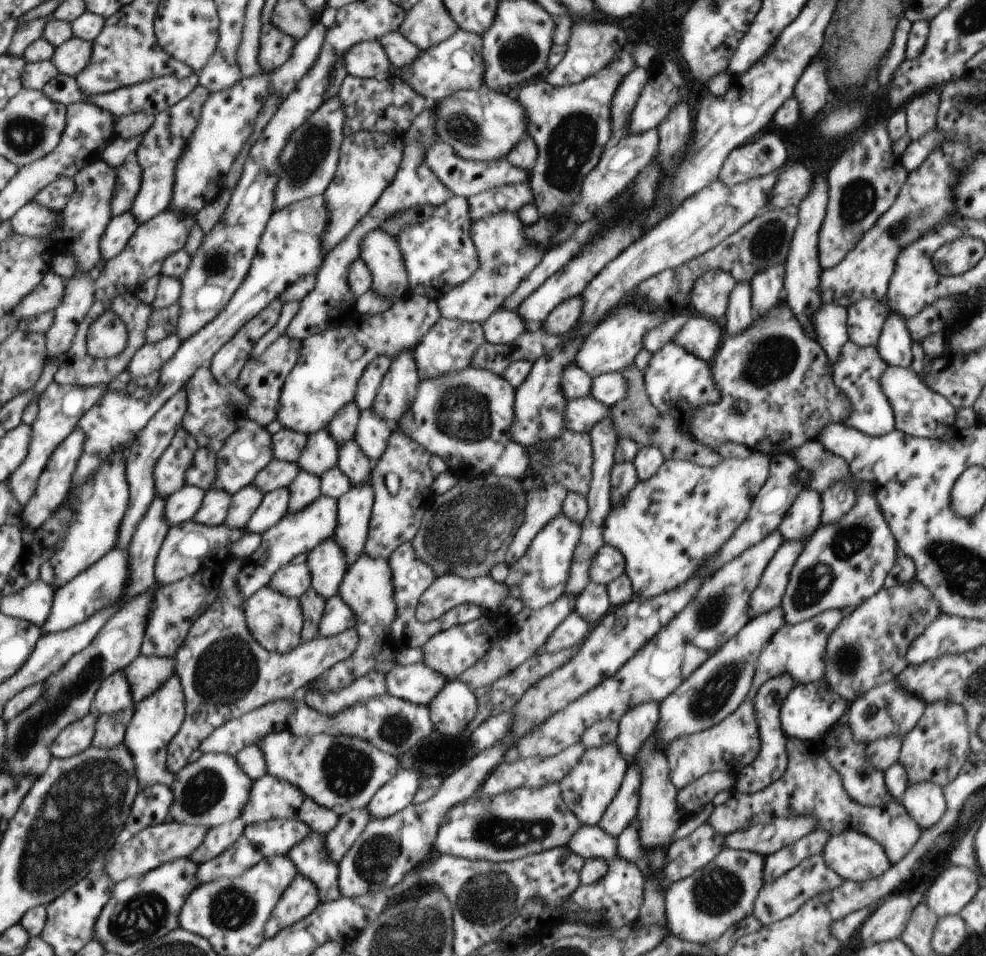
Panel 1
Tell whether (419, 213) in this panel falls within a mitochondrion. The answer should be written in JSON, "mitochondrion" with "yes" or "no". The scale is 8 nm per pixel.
{"mitochondrion":"no"}

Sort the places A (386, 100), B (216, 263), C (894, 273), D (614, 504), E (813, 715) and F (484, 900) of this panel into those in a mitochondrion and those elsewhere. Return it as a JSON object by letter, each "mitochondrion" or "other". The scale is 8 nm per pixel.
{"A":"other","B":"mitochondrion","C":"other","D":"other","E":"other","F":"mitochondrion"}

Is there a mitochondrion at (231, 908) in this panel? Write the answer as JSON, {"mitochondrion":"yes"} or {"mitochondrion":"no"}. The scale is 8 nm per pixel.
{"mitochondrion":"yes"}

